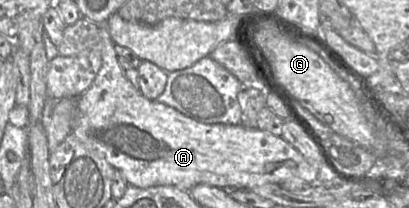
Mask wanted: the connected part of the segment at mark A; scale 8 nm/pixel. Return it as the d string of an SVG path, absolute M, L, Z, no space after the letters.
M101 25L101 41L102 41L102 65L92 82L91 86L78 97L78 123L75 128L66 137L73 136L78 142L81 142L85 147L95 152L99 157L105 159L113 166L125 179L128 186L138 188L148 188L153 186L173 186L180 190L191 190L199 184L219 187L222 189L251 189L256 186L261 186L267 183L280 184L286 180L301 180L304 183L312 183L318 178L319 166L318 163L309 162L294 146L284 140L281 136L276 136L268 131L262 131L257 128L247 128L240 124L225 125L225 124L204 124L189 118L176 109L165 104L158 103L154 100L145 98L140 91L129 81L118 63L118 58L115 52L115 44L112 41L109 32L105 25Z

